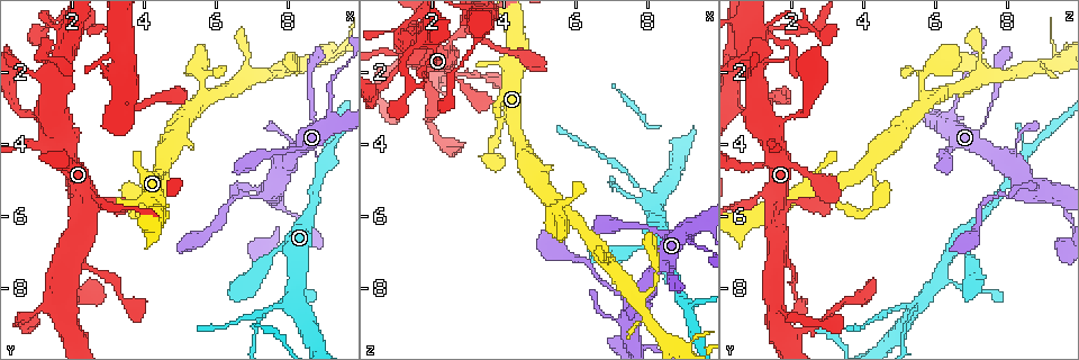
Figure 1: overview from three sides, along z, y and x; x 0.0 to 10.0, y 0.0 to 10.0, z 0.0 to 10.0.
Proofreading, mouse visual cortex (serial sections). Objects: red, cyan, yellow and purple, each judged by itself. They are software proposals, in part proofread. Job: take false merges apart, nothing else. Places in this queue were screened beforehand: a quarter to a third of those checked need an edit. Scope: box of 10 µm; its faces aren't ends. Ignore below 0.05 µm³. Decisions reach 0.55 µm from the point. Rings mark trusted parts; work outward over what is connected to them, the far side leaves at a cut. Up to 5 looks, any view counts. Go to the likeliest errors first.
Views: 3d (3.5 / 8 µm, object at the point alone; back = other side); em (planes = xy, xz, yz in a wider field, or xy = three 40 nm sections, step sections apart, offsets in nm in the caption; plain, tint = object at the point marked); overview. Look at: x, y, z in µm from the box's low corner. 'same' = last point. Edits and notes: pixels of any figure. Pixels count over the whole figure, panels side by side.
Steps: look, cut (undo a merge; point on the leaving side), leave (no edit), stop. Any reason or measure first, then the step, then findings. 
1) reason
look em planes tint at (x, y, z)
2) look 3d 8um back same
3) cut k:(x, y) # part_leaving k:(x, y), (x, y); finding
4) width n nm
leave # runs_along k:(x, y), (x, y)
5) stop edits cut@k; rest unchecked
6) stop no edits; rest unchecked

abrupt turn
look 3d 3.5um at (9.20, 2.85, 6.55)

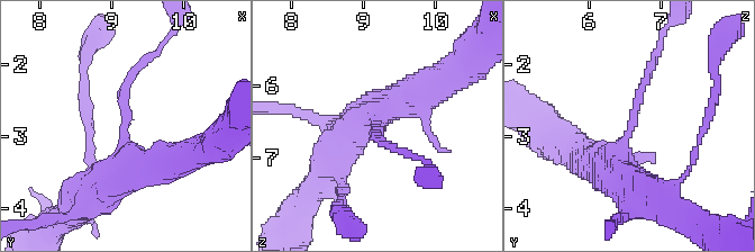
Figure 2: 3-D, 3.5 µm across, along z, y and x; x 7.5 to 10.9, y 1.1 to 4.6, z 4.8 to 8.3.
arm_widths 150, 500 nm
leave # runs_along 2:(87, 195), (125, 164), (125, 84), (142, 64); all the same cell

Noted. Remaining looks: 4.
thin arm on a thick one
look 3d 8um at (1.70, 0.85, 1.10)

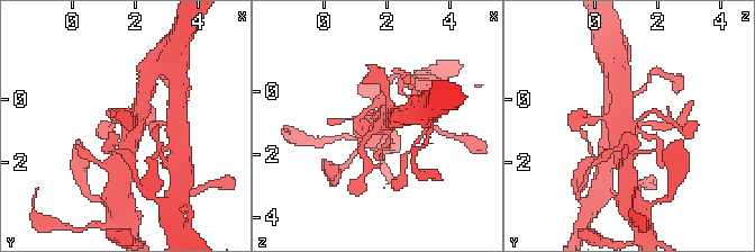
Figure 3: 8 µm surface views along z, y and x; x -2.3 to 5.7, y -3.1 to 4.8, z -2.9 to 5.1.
look 3d 3.5um same

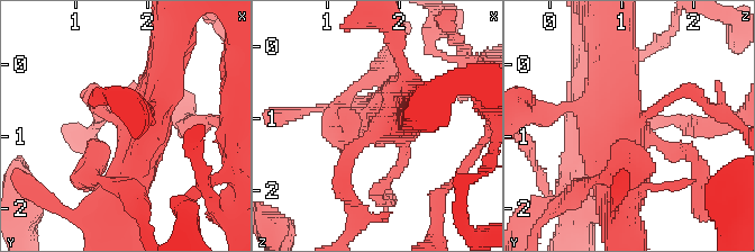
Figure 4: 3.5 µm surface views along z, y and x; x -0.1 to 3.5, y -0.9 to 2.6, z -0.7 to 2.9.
look em xy step 2 tint at (1.75, 0.85, 1.15)

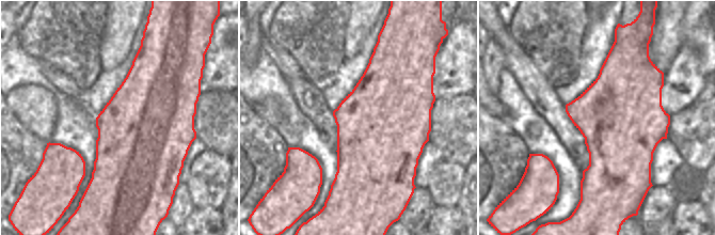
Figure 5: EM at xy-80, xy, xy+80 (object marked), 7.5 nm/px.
leave # runs_along 4:(620, 215), (626, 135), (661, 104); continuous, no second cell

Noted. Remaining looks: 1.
stop no edits; rest unchecked

